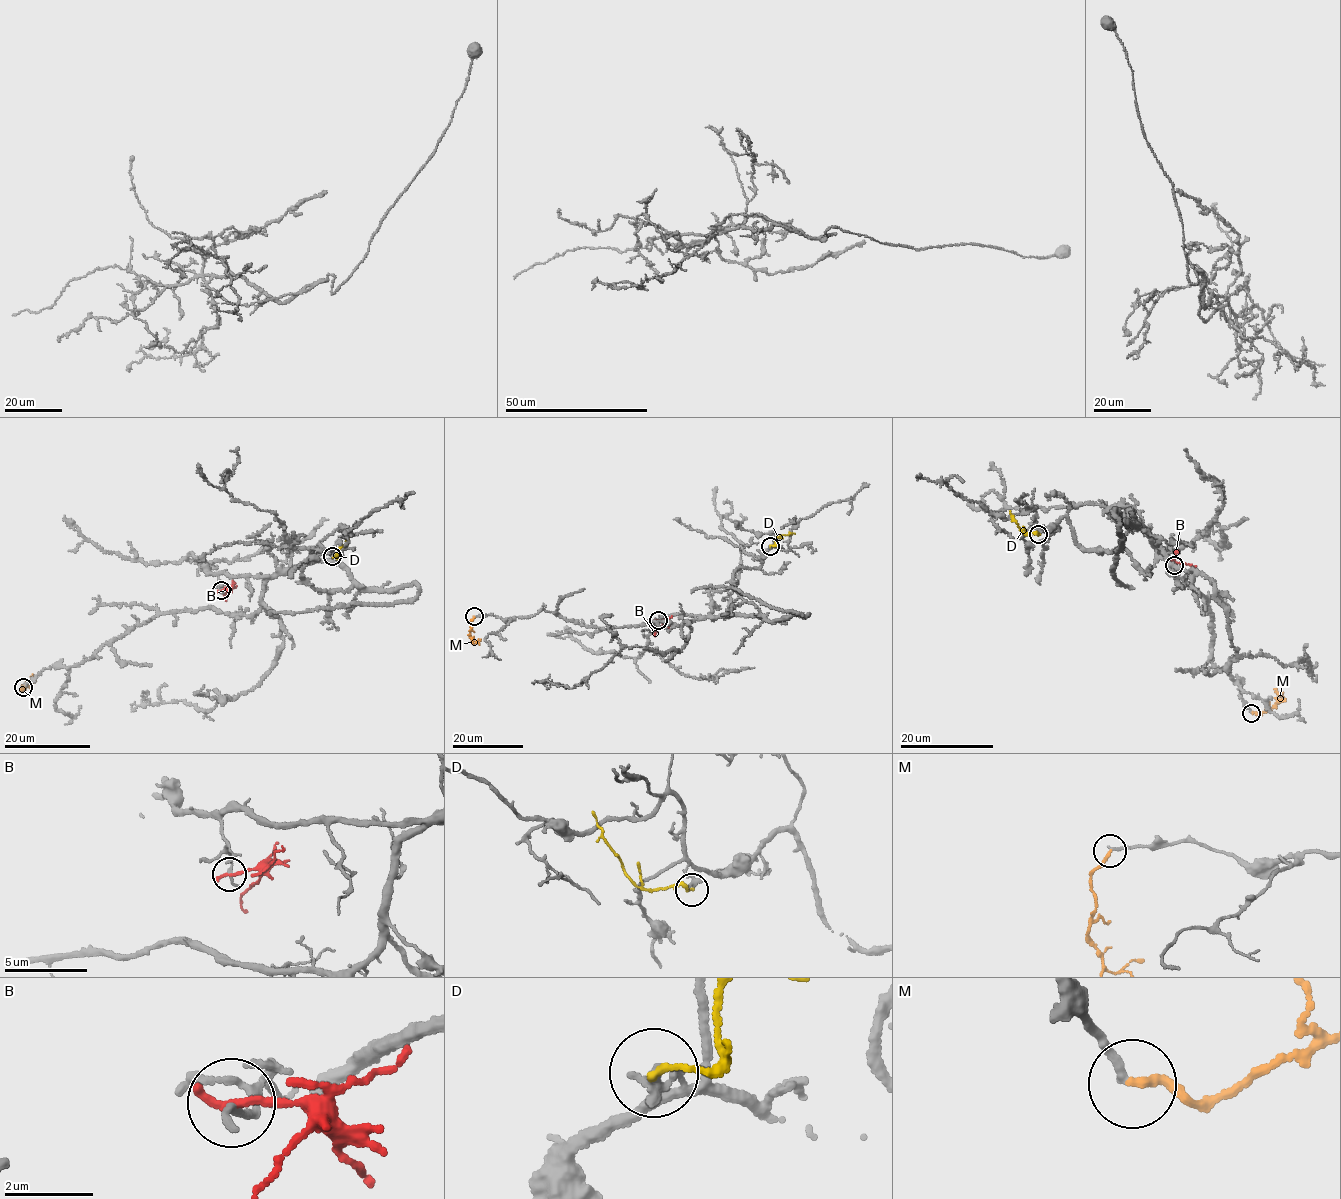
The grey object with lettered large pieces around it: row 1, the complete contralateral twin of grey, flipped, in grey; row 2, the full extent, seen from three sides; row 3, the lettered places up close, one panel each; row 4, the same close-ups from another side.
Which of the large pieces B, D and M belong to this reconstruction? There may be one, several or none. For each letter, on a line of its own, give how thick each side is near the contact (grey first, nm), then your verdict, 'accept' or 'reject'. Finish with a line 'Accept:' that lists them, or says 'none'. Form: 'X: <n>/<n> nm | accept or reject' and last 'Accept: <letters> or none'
B: 200/240 nm | reject
D: 170/120 nm | reject
M: 180/200 nm | accept
Accept: M

